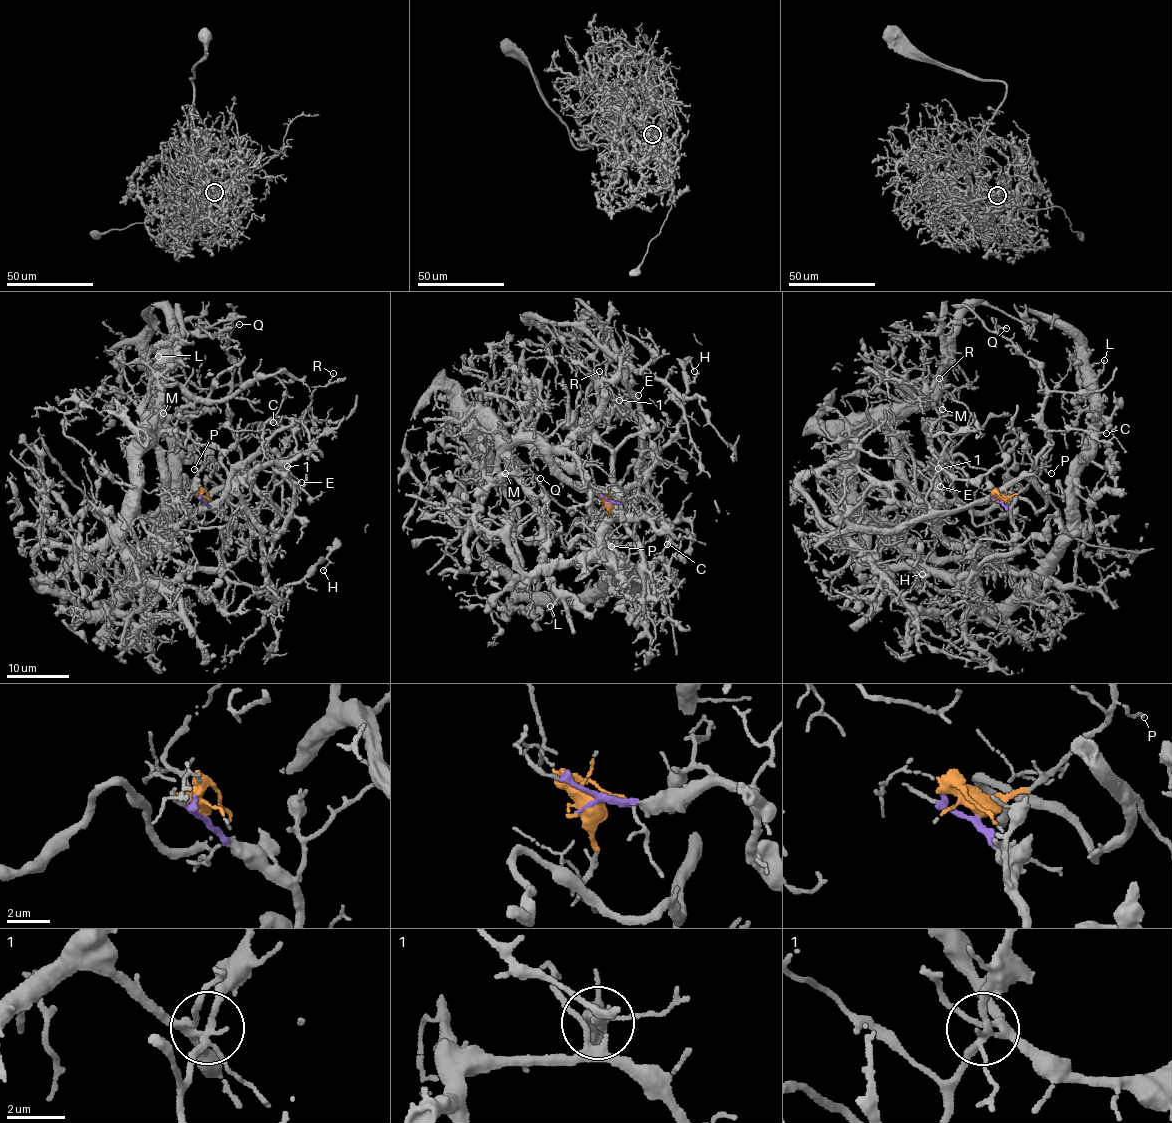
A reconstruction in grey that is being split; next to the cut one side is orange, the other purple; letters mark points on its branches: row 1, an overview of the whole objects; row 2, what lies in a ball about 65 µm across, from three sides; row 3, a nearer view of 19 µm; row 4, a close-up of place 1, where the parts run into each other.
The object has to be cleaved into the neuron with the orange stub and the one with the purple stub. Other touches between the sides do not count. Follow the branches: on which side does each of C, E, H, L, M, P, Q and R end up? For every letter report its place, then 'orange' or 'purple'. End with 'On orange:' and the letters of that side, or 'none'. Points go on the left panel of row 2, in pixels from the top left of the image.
C: at (273, 422); orange
E: at (301, 482); orange
H: at (323, 570); purple
L: at (158, 356); purple
M: at (163, 413); purple
P: at (194, 469); orange
Q: at (239, 324); orange
R: at (333, 373); orange
On orange: C, E, P, Q, R

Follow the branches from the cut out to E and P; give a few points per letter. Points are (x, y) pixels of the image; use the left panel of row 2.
E: (200, 497), (192, 485), (208, 440), (227, 425), (246, 471), (276, 507), (283, 507), (288, 469), (301, 483)
P: (200, 497), (198, 490), (192, 485), (203, 467), (193, 469)

